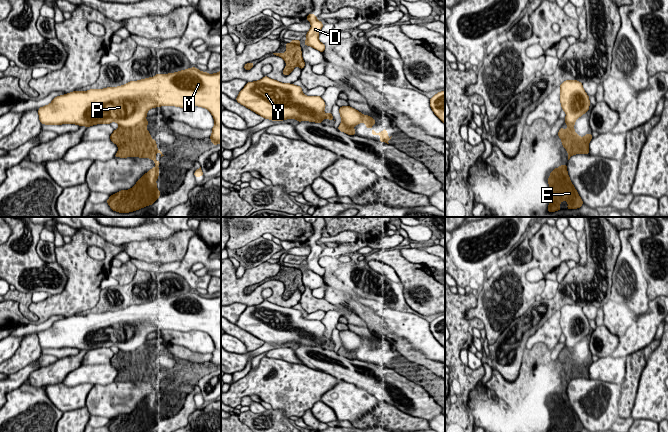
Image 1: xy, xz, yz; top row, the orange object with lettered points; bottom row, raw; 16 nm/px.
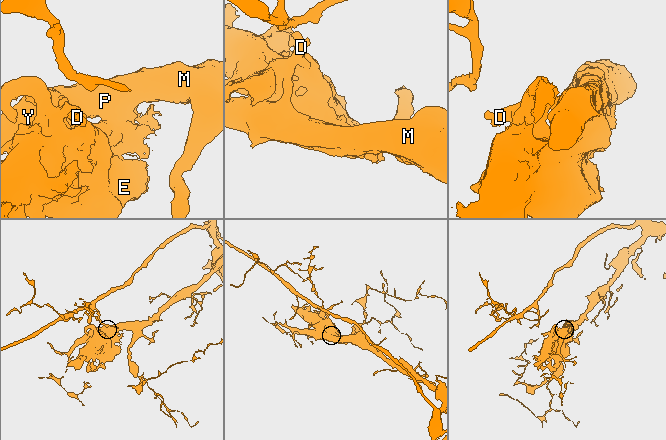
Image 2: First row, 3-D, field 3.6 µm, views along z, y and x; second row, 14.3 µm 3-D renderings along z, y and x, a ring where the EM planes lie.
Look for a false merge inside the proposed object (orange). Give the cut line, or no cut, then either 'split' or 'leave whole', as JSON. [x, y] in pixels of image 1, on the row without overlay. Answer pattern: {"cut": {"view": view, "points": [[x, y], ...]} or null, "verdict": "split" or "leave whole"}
{"cut": {"view": "xy", "points": [[144, 342], [133, 350], [119, 350]]}, "verdict": "split"}

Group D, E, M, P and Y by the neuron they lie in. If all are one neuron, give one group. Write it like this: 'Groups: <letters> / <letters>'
Groups: D M P Y / E

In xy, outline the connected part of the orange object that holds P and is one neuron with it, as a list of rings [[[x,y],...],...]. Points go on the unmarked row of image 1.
[[[195,291],[169,298],[130,305],[118,311],[74,315],[55,321],[52,326],[38,333],[41,348],[76,348],[90,351],[116,346],[124,352],[134,351],[147,341],[151,332],[160,330],[189,332],[199,330],[210,335],[215,349],[210,360],[214,369],[221,367],[221,295],[215,298],[202,296]]]

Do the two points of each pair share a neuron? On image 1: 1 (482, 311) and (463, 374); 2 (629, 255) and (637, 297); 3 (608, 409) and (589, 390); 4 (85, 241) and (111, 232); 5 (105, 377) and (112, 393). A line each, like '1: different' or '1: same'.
1: different
2: same
3: same
4: different
5: different

